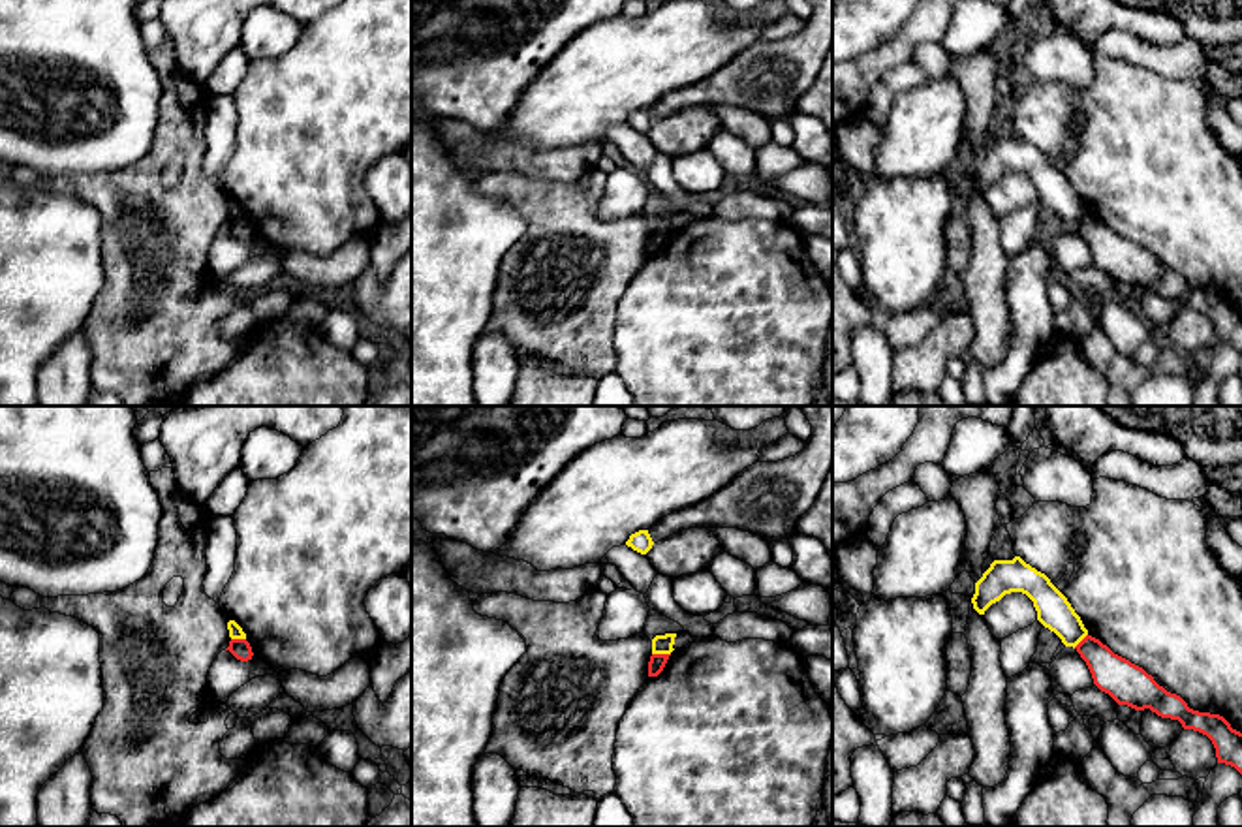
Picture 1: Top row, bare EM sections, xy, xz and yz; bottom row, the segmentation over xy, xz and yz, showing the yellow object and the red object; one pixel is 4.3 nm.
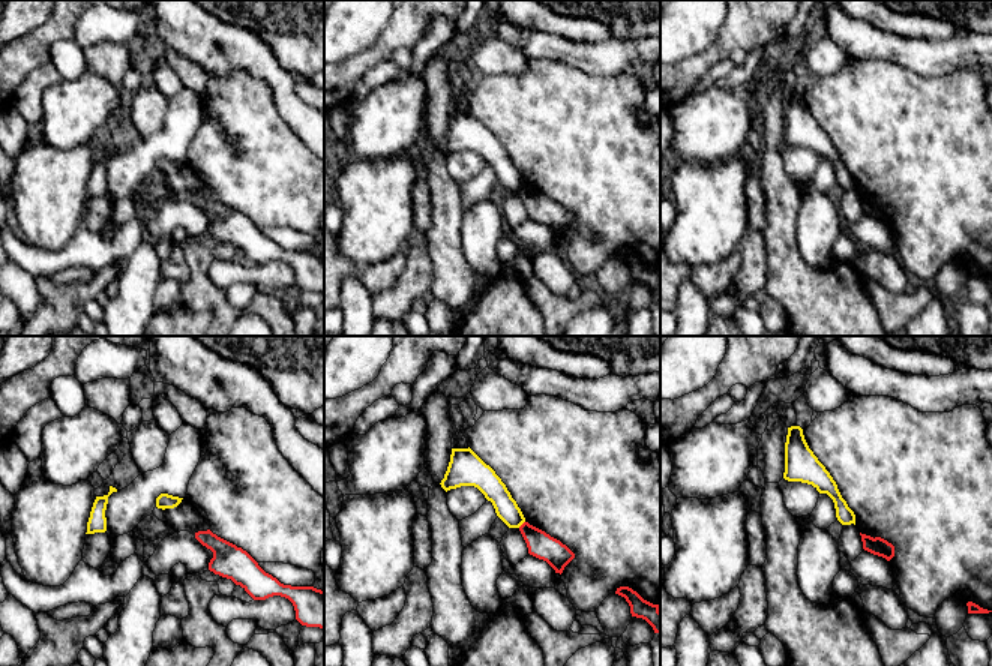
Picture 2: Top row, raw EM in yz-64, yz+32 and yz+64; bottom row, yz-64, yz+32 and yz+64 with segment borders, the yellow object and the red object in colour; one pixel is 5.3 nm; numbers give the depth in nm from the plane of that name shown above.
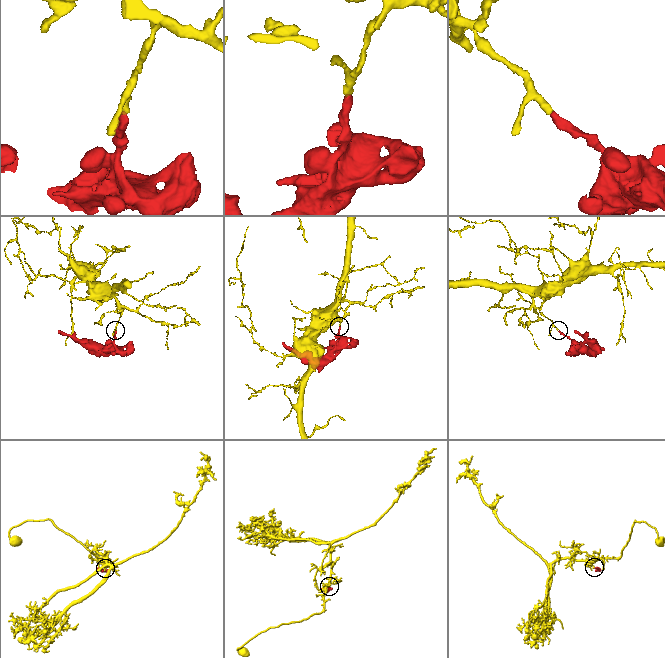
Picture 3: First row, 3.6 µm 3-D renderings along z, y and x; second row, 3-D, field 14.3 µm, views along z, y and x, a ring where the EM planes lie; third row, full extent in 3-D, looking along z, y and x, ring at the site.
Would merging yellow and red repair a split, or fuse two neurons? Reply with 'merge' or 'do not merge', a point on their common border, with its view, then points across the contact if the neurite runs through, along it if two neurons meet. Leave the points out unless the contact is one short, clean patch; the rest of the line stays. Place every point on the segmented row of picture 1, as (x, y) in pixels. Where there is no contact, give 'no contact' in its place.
do not merge; contact xz (662, 653); border xz (652, 653), (669, 655)

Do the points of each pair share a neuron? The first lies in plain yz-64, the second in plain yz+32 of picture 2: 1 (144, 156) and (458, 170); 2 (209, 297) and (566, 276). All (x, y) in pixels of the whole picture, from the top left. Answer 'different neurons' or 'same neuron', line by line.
1: same neuron
2: different neurons

